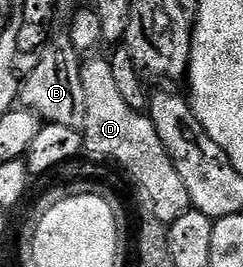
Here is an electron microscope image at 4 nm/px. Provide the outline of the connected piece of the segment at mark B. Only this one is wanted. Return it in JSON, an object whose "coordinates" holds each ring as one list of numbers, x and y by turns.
{"coordinates":[[68,35,50,39,43,51,38,55,31,74,21,81,20,107,28,108,37,113,42,121,71,126,78,130,85,127,87,106,83,106,83,82,81,81,81,60,75,46,69,41]]}

